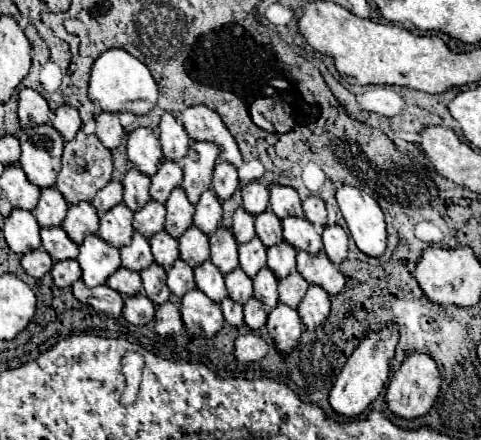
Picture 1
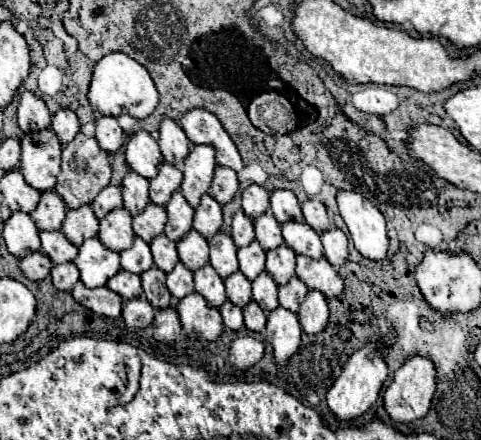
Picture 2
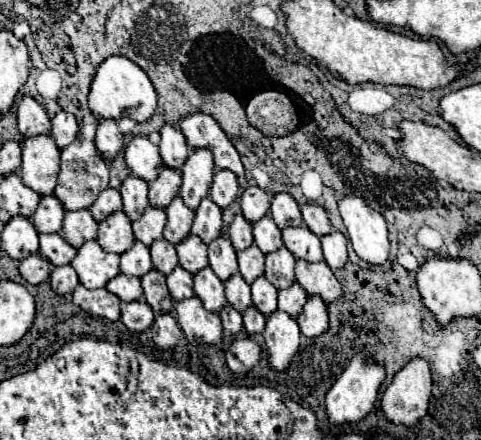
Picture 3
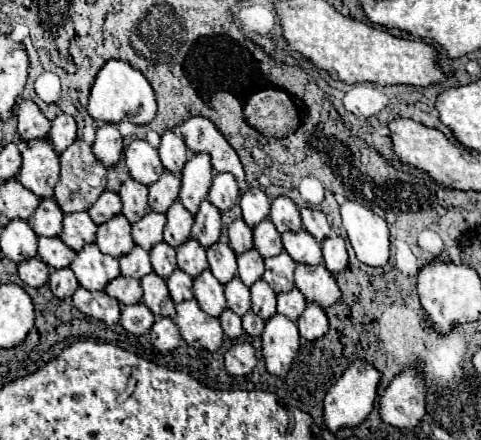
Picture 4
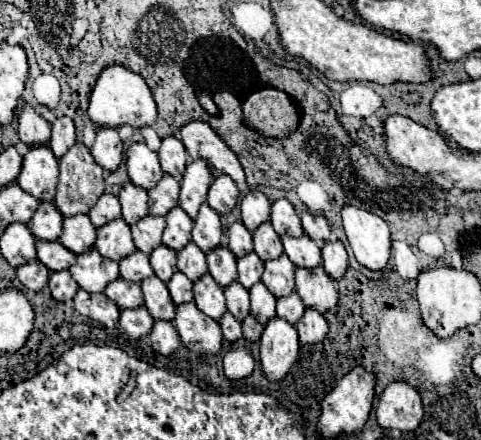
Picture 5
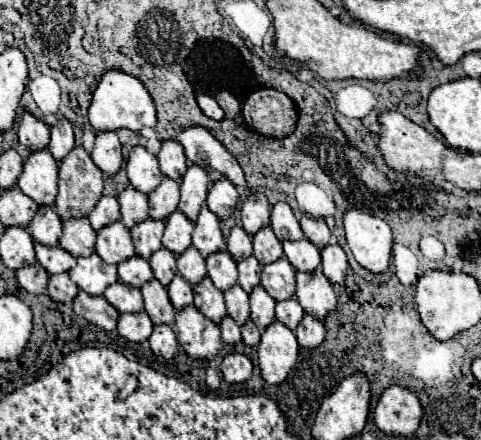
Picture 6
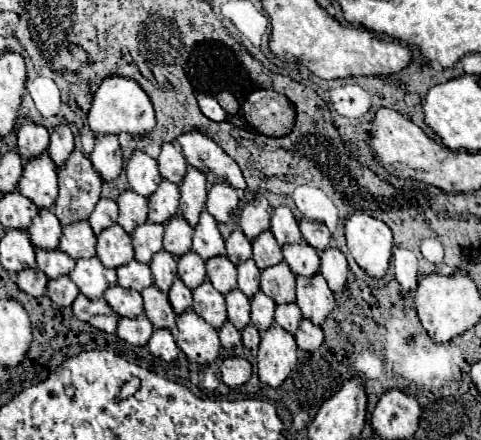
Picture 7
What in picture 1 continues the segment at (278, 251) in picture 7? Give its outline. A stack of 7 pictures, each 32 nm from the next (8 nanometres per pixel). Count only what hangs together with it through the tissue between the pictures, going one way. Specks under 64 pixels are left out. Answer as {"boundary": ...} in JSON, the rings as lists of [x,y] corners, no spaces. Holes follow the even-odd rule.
{"boundary":[[[266,210],[266,212],[258,214],[254,218],[254,224],[256,224],[256,236],[260,238],[260,242],[266,248],[282,242],[282,224],[272,210]]]}

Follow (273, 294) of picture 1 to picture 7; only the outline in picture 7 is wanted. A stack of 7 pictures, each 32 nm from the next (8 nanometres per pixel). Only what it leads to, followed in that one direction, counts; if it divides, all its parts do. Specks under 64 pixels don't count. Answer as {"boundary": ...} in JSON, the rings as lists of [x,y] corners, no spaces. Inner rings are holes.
{"boundary":[[[256,292],[252,298],[252,324],[260,332],[260,336],[274,324],[274,300],[268,298],[264,292]]]}

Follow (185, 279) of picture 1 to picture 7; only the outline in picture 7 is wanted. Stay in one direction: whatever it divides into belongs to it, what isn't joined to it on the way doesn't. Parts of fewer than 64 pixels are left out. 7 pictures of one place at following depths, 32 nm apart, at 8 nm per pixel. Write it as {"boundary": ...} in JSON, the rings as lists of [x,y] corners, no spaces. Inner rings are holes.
{"boundary":[[[176,280],[168,292],[168,302],[176,314],[184,314],[192,308],[192,292],[184,286],[182,280]]]}

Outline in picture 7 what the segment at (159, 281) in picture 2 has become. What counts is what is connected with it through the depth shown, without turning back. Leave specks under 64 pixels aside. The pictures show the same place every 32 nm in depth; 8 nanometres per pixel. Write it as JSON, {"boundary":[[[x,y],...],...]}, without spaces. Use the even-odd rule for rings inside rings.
{"boundary":[[[150,286],[142,292],[144,298],[144,316],[152,322],[154,328],[168,328],[172,330],[176,326],[176,314],[172,312],[172,306],[168,304],[168,296],[160,292],[160,288]]]}

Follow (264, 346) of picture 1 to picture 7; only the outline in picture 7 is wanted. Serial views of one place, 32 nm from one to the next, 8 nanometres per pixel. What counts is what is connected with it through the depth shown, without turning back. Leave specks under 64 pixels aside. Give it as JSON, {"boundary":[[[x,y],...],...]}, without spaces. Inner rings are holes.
{"boundary":[[[226,358],[220,364],[220,380],[230,388],[238,388],[238,386],[246,384],[250,374],[252,374],[252,368],[242,358]]]}

